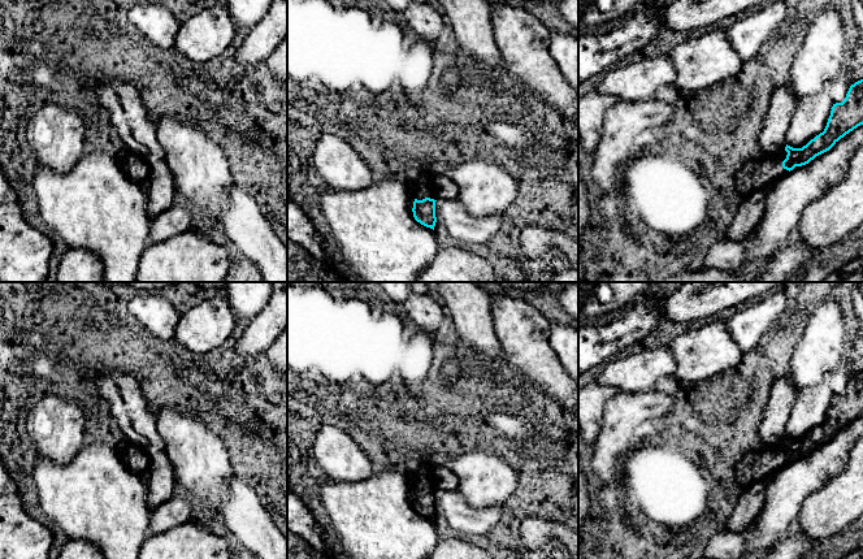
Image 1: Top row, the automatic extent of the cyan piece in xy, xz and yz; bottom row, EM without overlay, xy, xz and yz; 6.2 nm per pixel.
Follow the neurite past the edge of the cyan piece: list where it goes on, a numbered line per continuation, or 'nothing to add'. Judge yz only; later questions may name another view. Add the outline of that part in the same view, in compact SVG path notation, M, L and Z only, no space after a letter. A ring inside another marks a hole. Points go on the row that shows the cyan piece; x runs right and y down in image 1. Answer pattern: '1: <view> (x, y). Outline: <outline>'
1: yz (762, 172). Outline: M784 150L780 155L766 156L760 155L758 159L751 160L737 172L736 188L740 198L747 198L755 191L769 186L789 170L782 168L782 161L786 159L788 152Z

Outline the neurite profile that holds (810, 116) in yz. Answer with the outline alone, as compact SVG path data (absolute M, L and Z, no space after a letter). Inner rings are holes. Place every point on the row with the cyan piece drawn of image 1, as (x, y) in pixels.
M827 87L797 101L786 130L786 144L793 148L802 148L823 133L833 104Z

